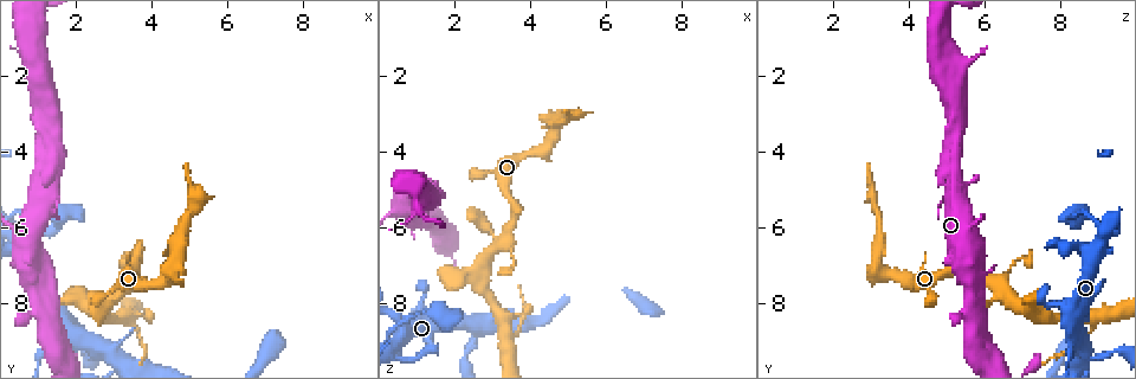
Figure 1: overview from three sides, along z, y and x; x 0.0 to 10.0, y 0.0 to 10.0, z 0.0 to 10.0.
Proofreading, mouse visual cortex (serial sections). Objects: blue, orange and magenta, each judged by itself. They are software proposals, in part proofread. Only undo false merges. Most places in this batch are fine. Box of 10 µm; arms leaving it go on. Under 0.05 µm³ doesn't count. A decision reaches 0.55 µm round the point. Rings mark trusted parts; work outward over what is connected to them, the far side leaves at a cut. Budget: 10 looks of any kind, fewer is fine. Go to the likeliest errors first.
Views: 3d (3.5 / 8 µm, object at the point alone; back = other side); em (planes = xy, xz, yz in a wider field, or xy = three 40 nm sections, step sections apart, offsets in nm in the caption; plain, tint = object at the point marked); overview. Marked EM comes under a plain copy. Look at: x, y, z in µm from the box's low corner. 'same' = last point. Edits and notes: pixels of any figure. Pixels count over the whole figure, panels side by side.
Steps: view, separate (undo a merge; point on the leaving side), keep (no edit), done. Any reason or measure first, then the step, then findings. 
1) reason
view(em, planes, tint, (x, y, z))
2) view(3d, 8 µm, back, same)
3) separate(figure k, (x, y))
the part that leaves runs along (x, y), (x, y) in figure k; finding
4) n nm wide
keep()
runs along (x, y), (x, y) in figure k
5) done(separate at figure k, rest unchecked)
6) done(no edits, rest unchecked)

three-way junction
view(3d, 8 µm, (0.60, 6.60, 8.50))

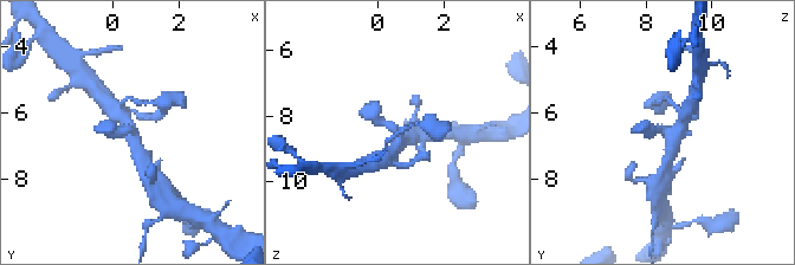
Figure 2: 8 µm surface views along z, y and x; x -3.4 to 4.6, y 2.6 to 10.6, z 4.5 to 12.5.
3 arms; arms of 250, 350, 350 nm; shape alone is not enough
view(em, xy, step 5, tint, same)

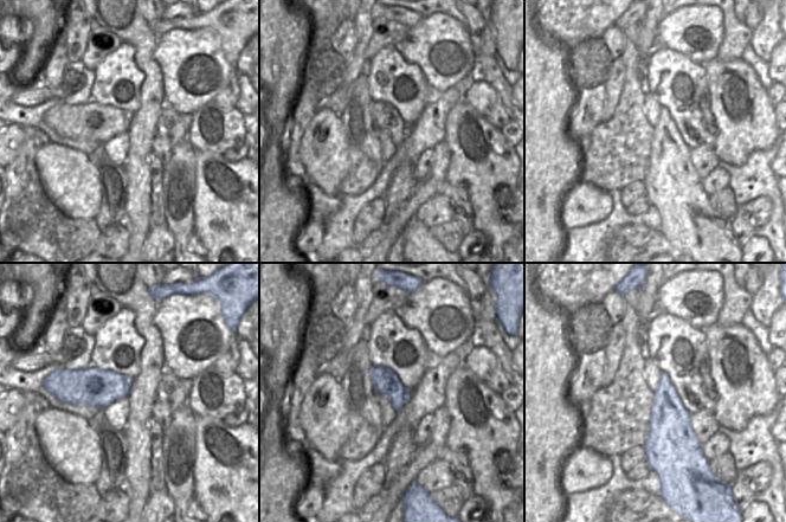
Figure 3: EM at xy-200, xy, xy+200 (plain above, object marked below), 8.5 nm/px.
keep()
runs along (143, 159), (134, 131), (112, 129) in figure 2; continuous, no second cell

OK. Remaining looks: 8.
thin neck
view(3d, 3.5 µm, (3.15, 7.65, 6.50))

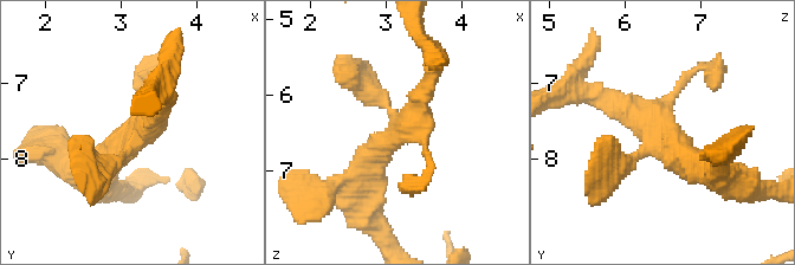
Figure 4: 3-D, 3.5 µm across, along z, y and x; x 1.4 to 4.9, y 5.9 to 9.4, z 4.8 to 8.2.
shape alone is not enough
view(em, xy, step 2, tint, (3.20, 7.65, 6.50))

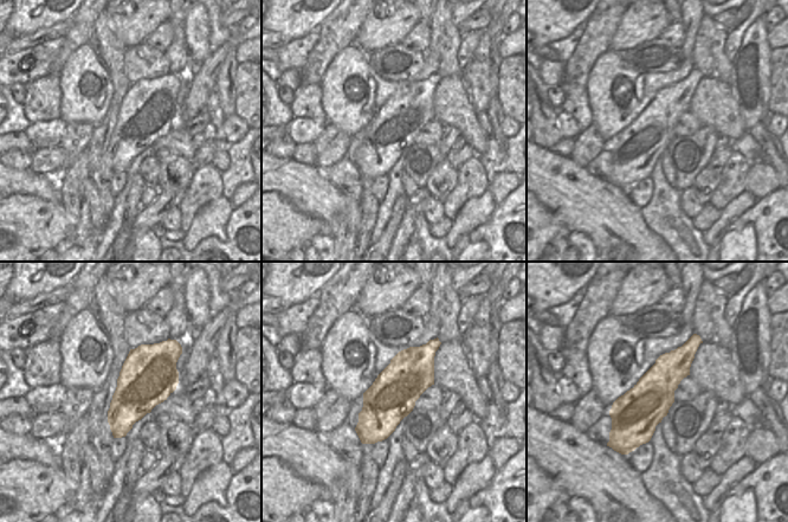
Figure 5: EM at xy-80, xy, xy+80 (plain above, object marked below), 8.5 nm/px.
keep()
runs along (433, 75), (419, 114), (360, 183) in figure 4; all the same cell

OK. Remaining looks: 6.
small branch off a trunk
view(3d, 8 µm, (2.75, 9.30, 8.50))

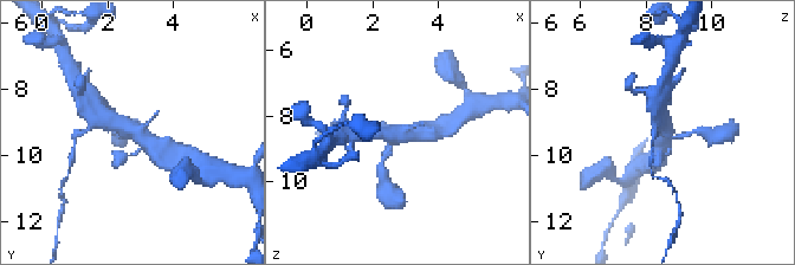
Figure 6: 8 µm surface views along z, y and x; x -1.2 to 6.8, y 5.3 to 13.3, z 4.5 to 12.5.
view(em, planes, tint, same)

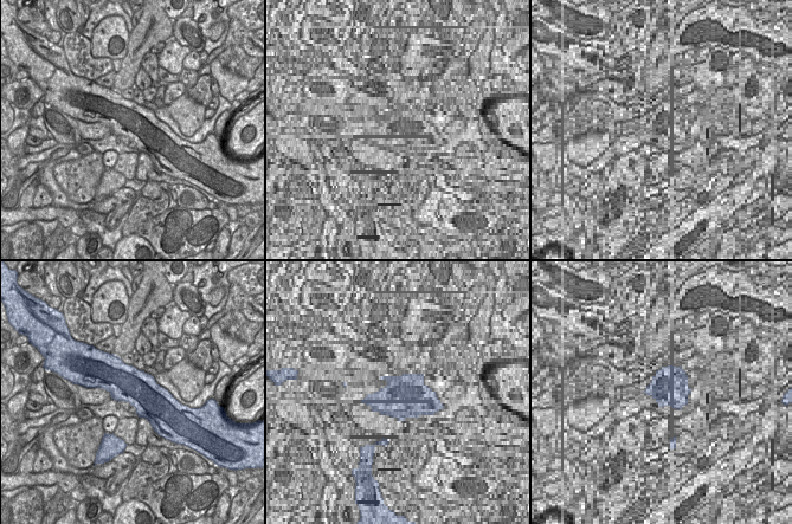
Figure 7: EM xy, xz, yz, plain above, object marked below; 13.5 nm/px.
keep()
runs along (102, 112), (161, 150) in figure 6; one cell here

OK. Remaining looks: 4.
a fork
view(3d, 8 µm, back, (1.35, 4.55, 5.20))

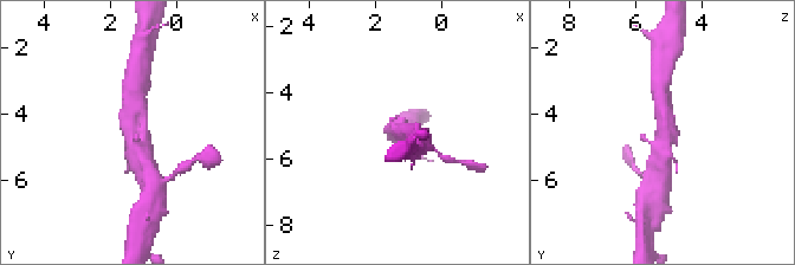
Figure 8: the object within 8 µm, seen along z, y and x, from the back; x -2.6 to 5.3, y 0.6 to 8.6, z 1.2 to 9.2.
view(3d, 3.5 µm, same)

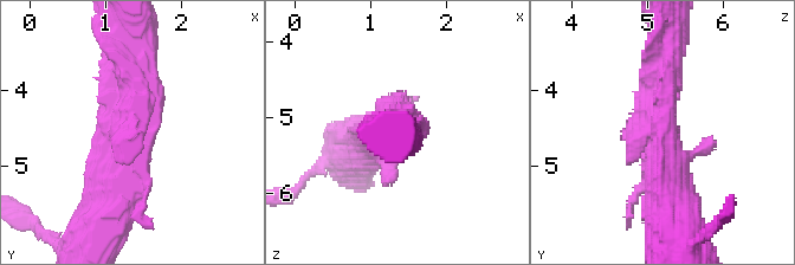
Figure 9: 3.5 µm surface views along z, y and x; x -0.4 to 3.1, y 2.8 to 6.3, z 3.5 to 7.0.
shape alone is not enough
view(em, xy, step 1, tint, (1.40, 4.60, 5.15))

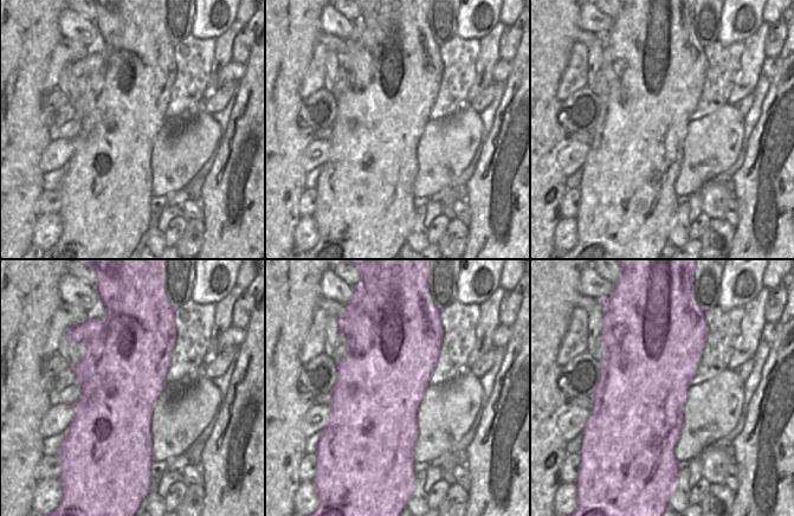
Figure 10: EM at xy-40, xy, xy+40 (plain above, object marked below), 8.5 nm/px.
keep()
runs along (111, 207), (134, 149), (130, 58) in figure 9; continuous, no second cell

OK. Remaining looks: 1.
done(no edits, rest unchecked)

